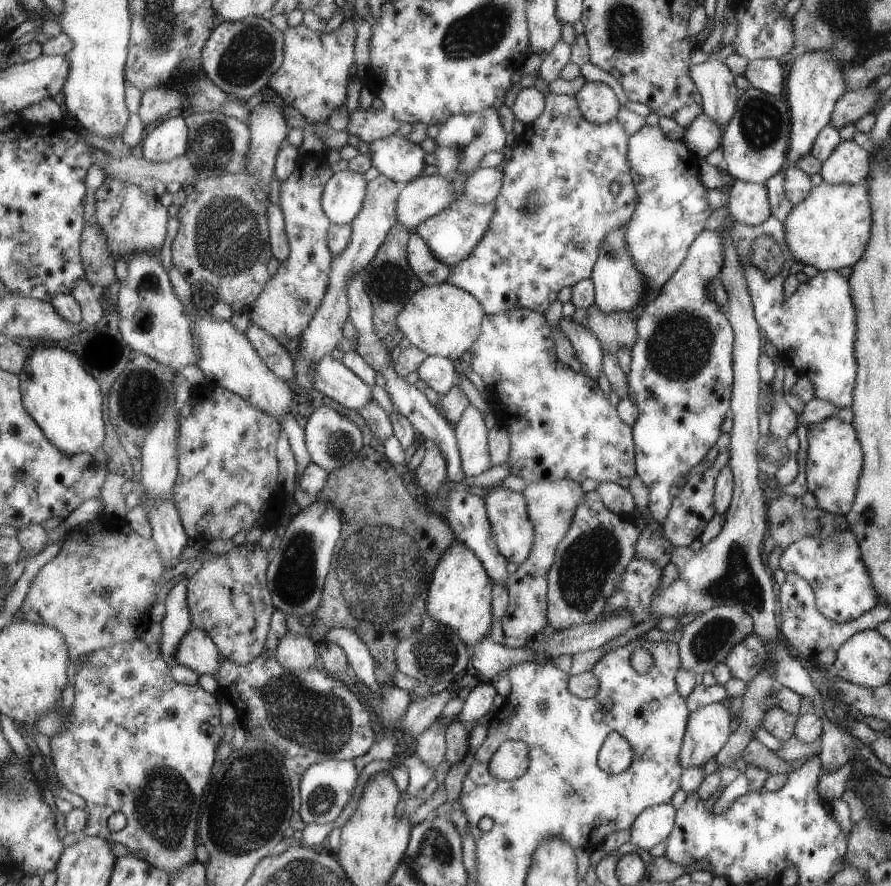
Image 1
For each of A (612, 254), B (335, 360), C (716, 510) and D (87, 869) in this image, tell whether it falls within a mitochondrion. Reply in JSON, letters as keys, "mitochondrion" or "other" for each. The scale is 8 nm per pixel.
{"A":"mitochondrion","B":"other","C":"other","D":"other"}

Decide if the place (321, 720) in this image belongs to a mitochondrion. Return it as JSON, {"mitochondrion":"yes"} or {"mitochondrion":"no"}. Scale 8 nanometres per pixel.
{"mitochondrion":"yes"}

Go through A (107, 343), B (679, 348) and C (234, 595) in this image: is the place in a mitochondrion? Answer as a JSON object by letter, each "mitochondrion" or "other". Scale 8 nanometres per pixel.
{"A":"mitochondrion","B":"mitochondrion","C":"other"}

